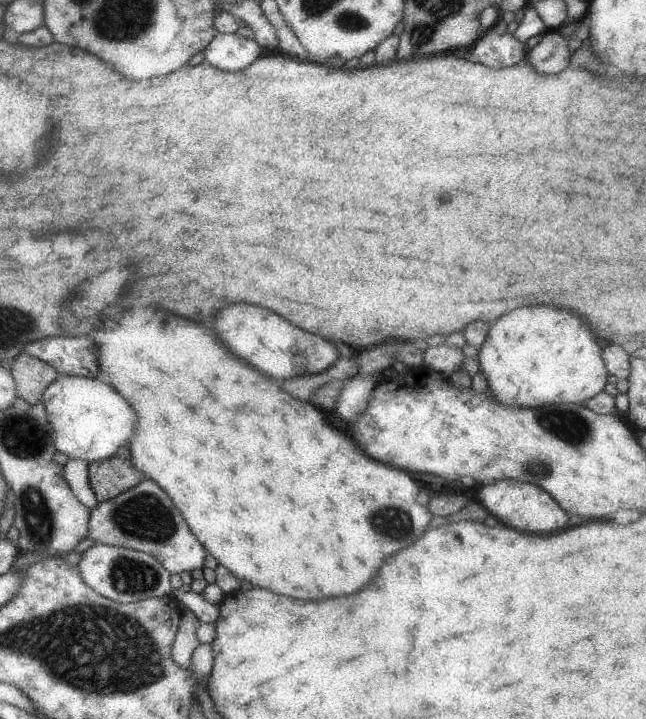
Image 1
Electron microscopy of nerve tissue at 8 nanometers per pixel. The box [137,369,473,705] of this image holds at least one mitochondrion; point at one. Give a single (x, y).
(392, 523)

